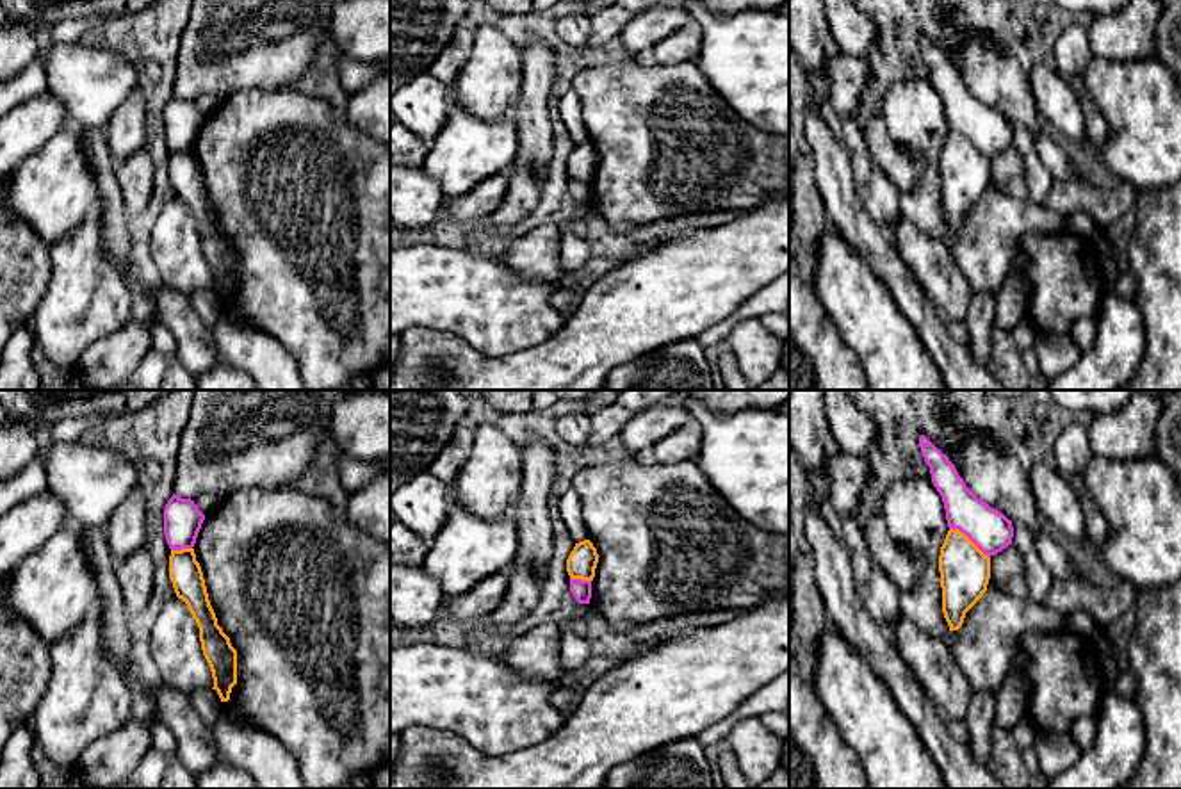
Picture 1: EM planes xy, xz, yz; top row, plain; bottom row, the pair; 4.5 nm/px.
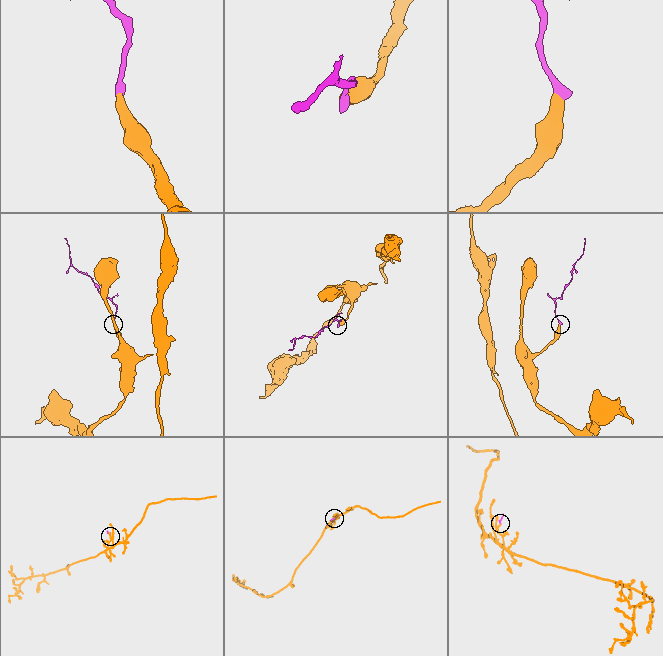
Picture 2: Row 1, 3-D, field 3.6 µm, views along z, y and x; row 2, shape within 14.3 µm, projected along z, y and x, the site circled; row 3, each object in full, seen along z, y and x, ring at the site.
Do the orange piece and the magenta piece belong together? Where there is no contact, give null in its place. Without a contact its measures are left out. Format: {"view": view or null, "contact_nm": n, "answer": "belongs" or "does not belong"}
{"view": "yz", "contact_nm": 240, "answer": "does not belong"}

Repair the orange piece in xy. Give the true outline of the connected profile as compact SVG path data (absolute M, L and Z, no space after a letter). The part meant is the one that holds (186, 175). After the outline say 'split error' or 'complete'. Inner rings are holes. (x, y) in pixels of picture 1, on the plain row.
M194 150L171 151L169 180L176 198L187 205L200 228L201 251L214 280L212 290L217 292L221 303L228 303L237 285L237 251L217 226Z; complete

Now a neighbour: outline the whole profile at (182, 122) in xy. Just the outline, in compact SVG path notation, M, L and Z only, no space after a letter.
M173 94L164 109L164 135L171 151L192 150L205 116L194 102Z

